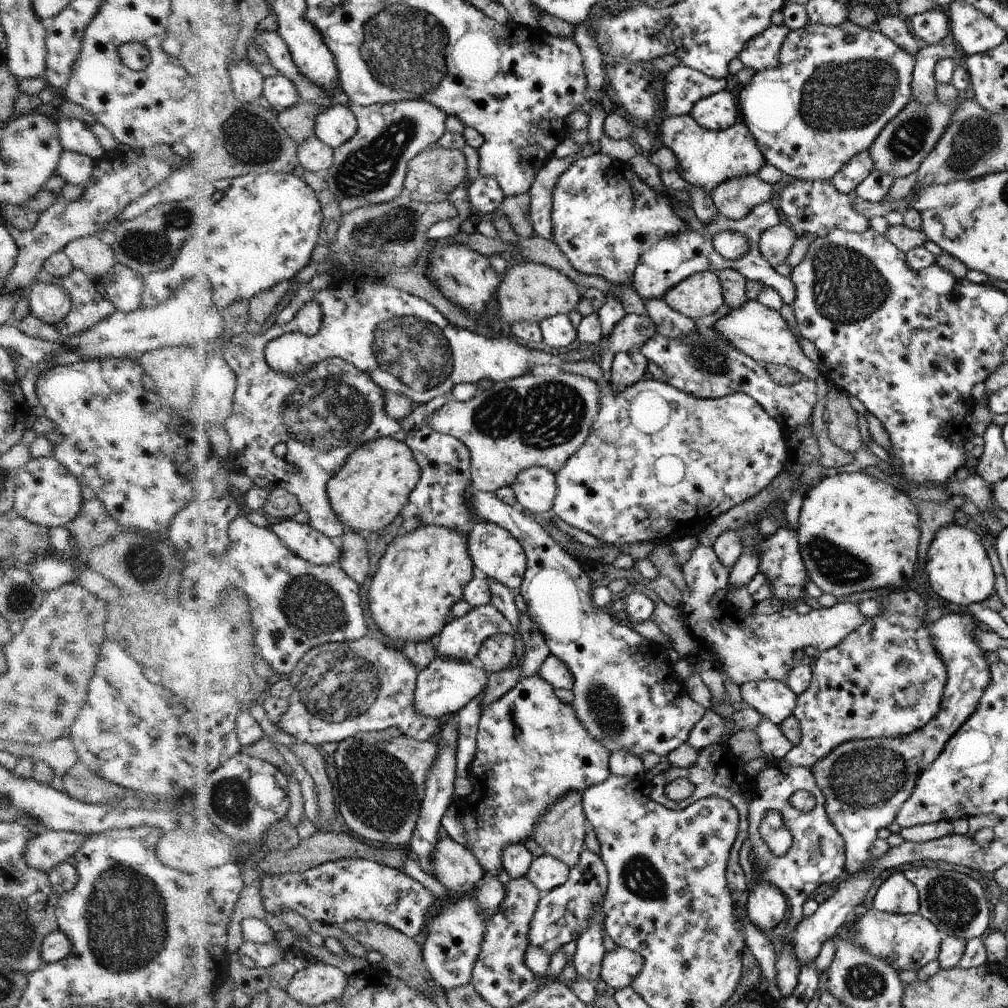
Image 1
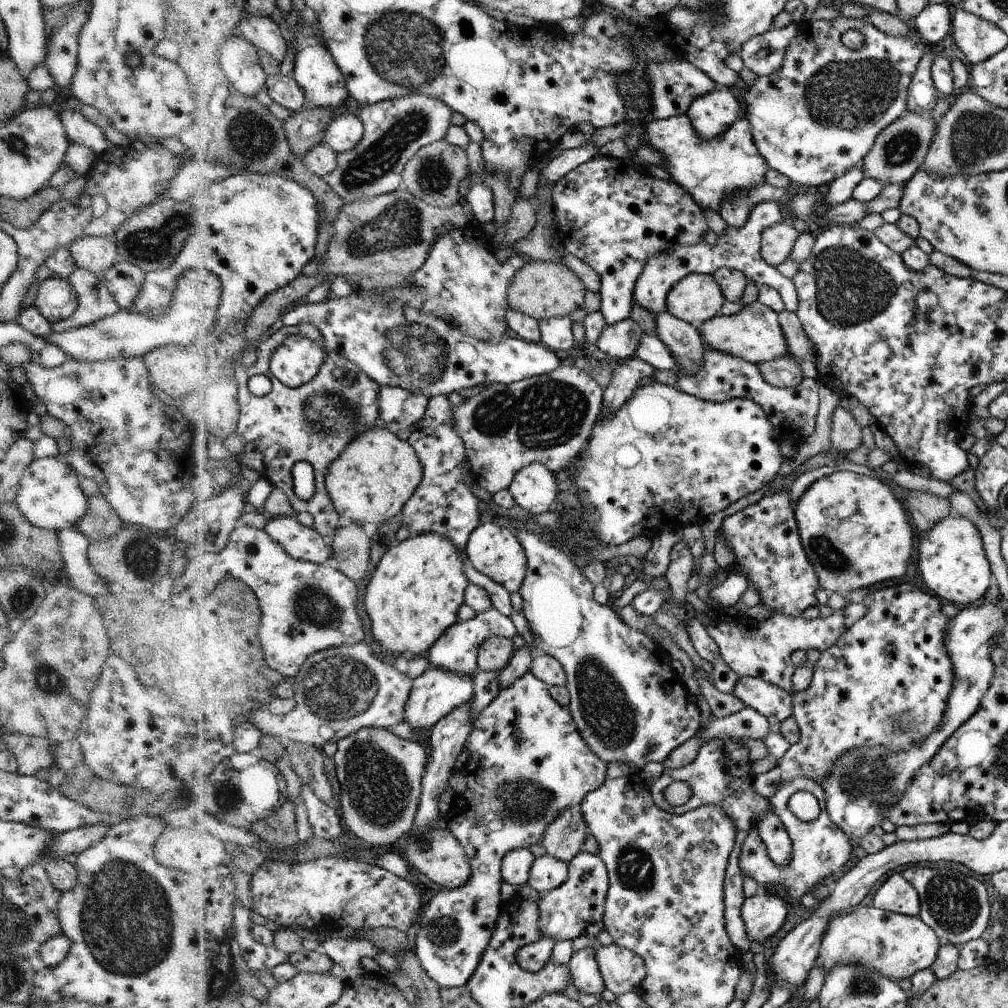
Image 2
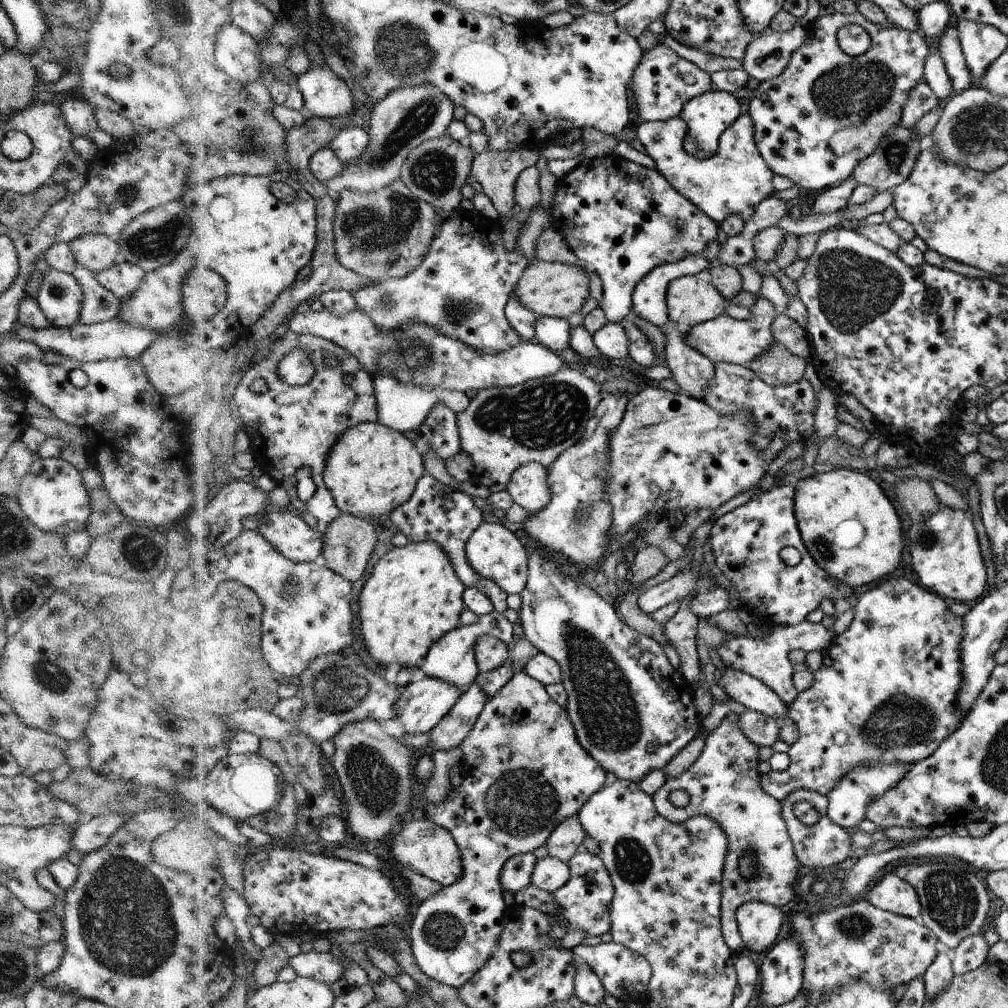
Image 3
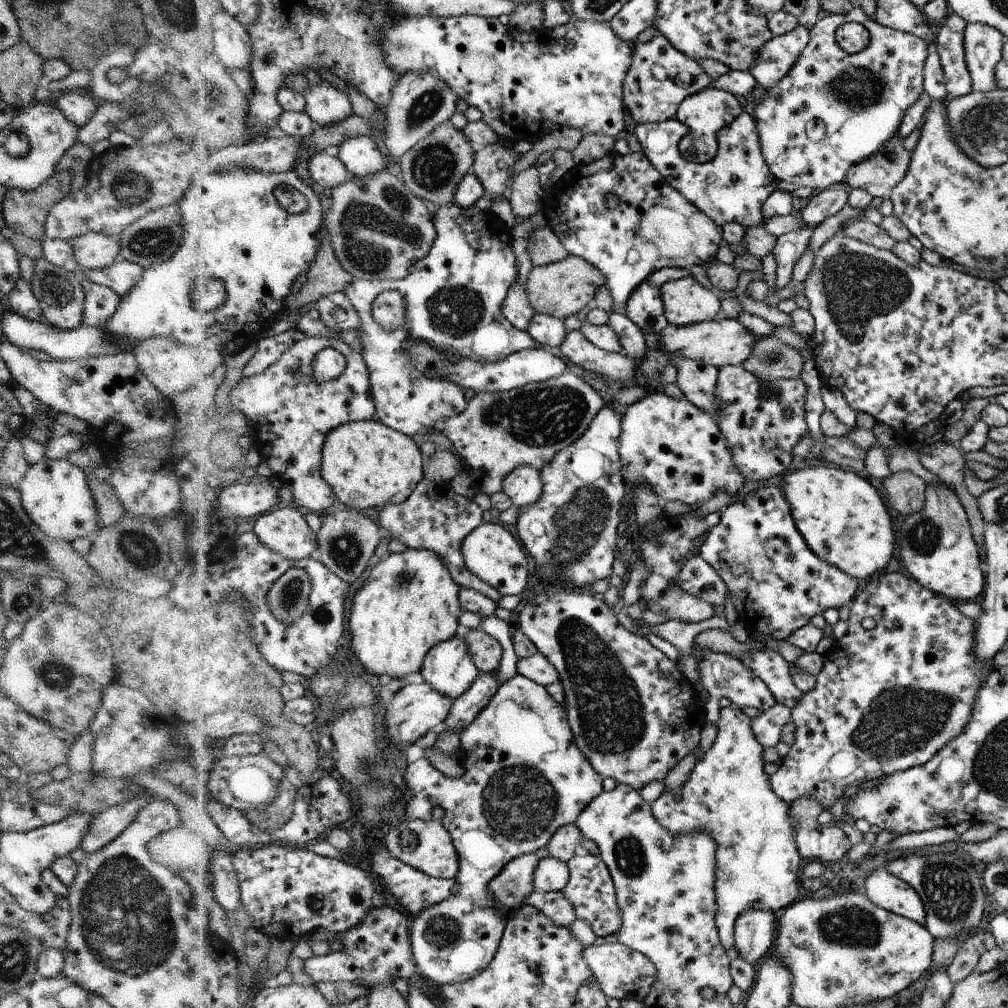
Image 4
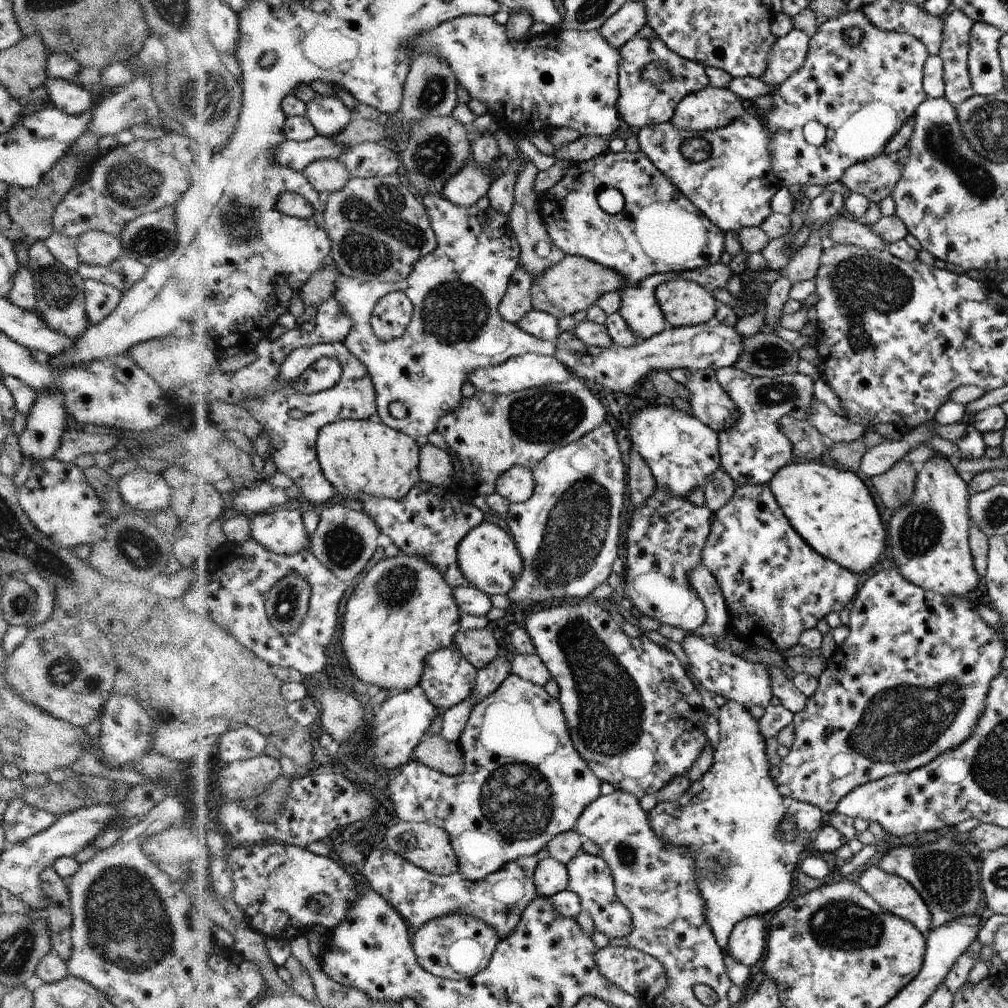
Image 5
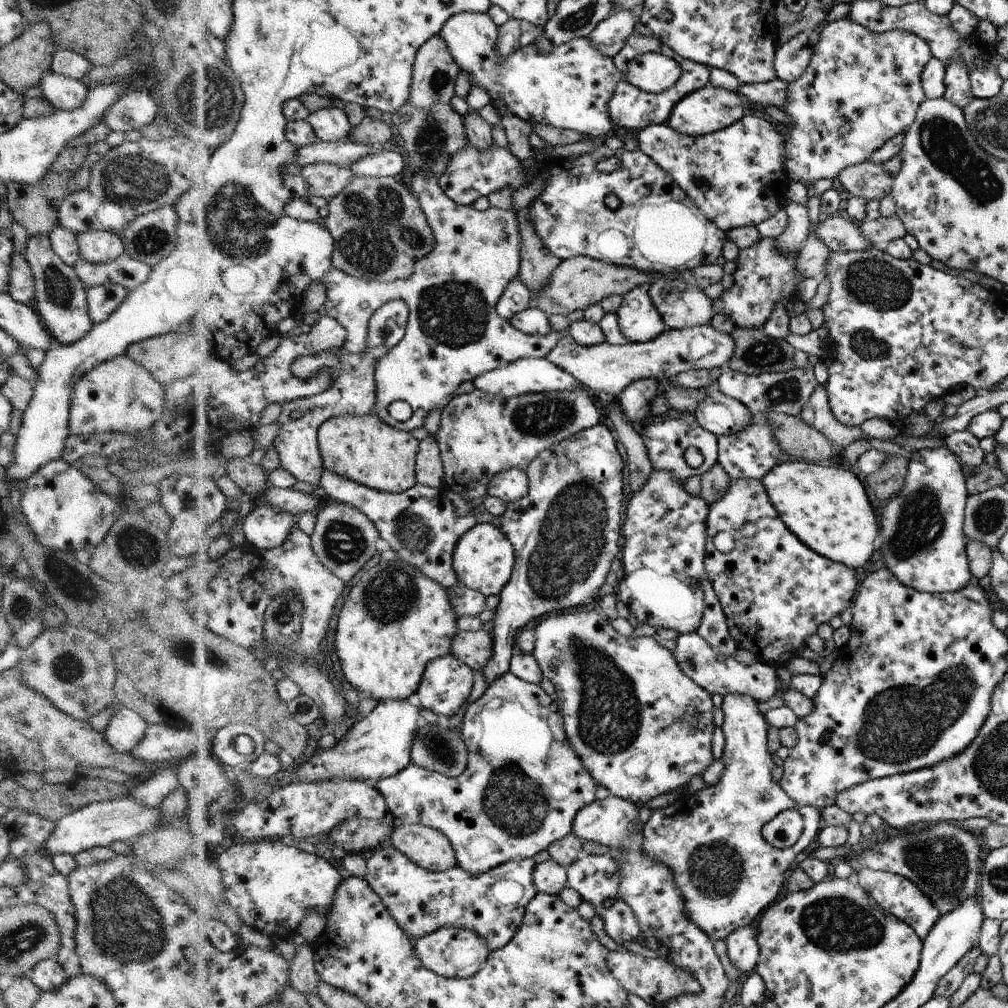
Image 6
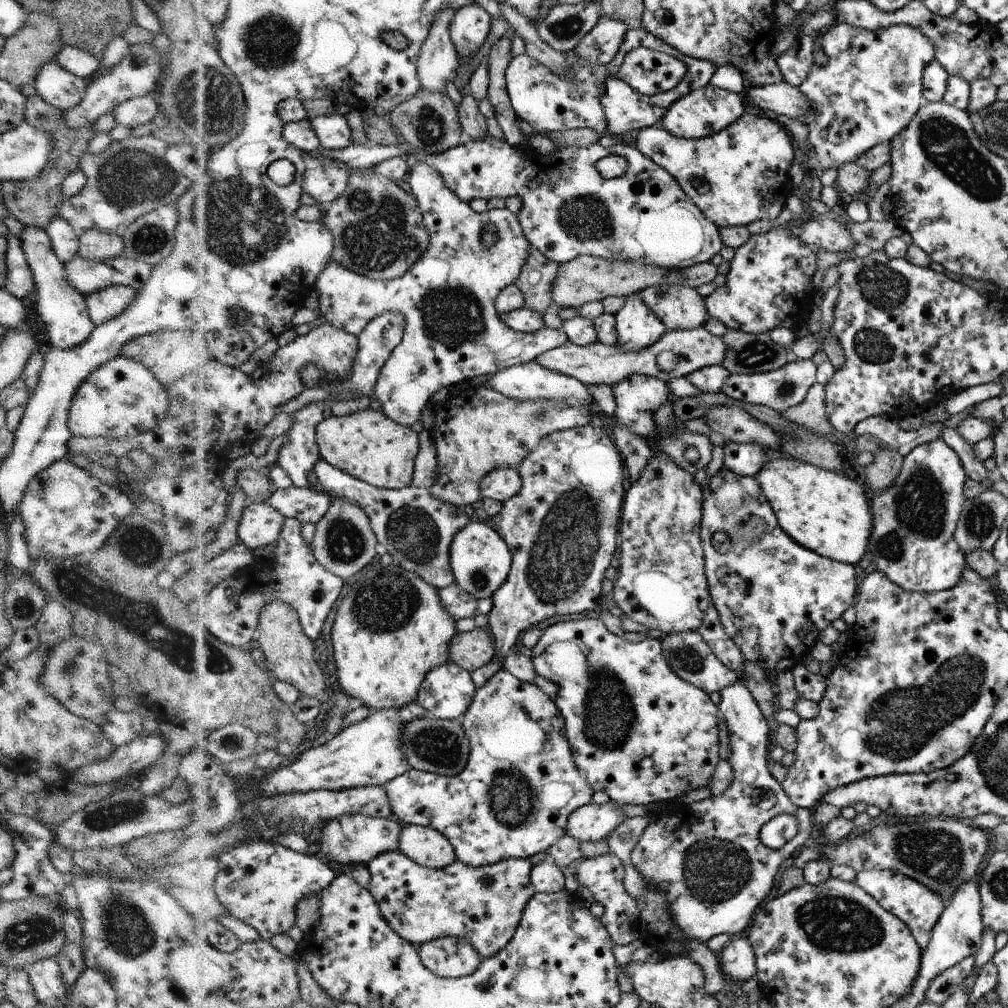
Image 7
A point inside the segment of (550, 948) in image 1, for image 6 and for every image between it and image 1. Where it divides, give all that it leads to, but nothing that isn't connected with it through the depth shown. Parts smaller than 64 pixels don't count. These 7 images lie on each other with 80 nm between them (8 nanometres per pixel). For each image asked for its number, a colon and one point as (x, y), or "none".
2: (575, 909)
3: (584, 901)
4: (591, 890)
5: (590, 878)
6: (595, 878)

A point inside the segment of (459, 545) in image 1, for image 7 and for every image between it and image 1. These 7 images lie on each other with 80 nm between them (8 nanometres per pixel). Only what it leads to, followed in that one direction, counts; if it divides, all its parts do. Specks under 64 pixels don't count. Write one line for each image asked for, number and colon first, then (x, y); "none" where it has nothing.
2: (412, 599)
3: (414, 596)
4: (409, 605)
5: (404, 611)
6: (396, 620)
7: (392, 630)

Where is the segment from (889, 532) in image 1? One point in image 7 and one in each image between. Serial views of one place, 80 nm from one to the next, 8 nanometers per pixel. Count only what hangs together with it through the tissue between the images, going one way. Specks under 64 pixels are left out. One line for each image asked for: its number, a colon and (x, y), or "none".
2: (856, 534)
3: (850, 528)
4: (842, 518)
5: (832, 509)
6: (825, 507)
7: (826, 512)

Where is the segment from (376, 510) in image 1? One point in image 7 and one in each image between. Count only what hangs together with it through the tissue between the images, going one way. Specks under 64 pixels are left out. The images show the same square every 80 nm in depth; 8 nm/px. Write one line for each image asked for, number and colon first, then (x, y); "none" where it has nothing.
2: (373, 482)
3: (373, 470)
4: (369, 464)
5: (365, 457)
6: (366, 449)
7: (368, 444)

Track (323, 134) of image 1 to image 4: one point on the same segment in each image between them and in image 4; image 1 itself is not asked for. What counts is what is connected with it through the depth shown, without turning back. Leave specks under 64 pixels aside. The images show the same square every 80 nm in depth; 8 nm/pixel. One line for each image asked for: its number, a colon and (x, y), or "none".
2: (347, 131)
3: (352, 144)
4: (362, 155)

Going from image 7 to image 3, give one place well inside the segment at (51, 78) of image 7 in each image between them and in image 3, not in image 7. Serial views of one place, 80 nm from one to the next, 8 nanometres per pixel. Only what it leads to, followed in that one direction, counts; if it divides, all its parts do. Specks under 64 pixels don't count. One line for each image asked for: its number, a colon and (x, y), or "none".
3: (79, 116)
4: (77, 108)
5: (73, 99)
6: (65, 94)

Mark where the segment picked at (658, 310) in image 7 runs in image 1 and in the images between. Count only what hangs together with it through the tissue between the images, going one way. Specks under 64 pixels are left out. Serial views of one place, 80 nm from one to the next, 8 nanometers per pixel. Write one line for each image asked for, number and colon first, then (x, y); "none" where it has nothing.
1: (697, 297)
2: (697, 298)
3: (692, 299)
4: (687, 302)
5: (685, 302)
6: (682, 305)

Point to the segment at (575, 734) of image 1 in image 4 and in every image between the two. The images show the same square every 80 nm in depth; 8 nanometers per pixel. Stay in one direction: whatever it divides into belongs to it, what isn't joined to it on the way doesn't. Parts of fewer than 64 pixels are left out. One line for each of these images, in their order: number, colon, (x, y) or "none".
2: (528, 761)
3: (527, 771)
4: (525, 777)

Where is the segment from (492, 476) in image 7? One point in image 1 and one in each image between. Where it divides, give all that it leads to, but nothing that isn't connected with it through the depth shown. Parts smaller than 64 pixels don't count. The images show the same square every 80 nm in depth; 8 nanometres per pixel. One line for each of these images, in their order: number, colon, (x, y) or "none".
1: (536, 488)
2: (534, 488)
3: (529, 487)
4: (524, 485)
5: (517, 485)
6: (511, 485)

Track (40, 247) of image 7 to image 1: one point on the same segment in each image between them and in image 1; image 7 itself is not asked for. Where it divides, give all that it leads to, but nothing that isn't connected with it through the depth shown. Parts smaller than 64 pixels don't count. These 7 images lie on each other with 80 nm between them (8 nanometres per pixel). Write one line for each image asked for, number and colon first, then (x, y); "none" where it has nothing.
1: (50, 302)
2: (56, 300)
3: (60, 297)
4: (60, 295)
5: (59, 292)
6: (61, 302)

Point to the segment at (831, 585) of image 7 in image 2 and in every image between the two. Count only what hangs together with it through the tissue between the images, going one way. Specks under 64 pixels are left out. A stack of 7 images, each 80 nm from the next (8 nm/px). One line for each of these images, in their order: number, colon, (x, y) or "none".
2: (765, 537)
3: (746, 543)
4: (756, 548)
5: (776, 586)
6: (772, 586)

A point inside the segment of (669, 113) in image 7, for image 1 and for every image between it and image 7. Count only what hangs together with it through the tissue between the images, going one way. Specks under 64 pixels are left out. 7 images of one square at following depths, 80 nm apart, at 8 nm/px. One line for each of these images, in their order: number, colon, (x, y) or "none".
1: (719, 112)
2: (712, 114)
3: (709, 115)
4: (705, 113)
5: (711, 108)
6: (710, 109)

